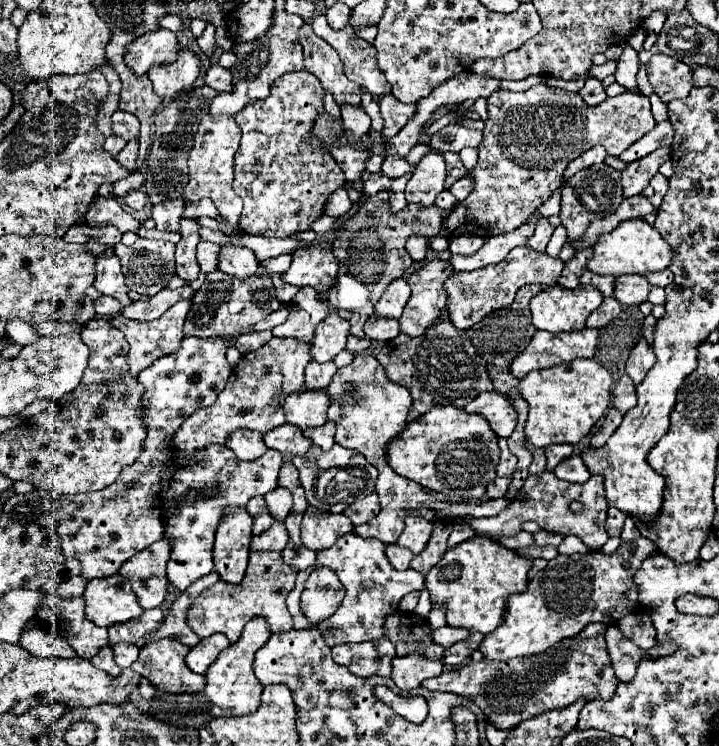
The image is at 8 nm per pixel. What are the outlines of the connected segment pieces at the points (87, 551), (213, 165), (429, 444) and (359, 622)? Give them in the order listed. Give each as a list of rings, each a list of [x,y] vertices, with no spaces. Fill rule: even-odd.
[[[187,336],[183,338],[177,352],[163,356],[161,360],[155,360],[155,364],[145,368],[137,376],[145,390],[139,408],[139,416],[147,430],[141,456],[133,464],[125,466],[121,470],[121,476],[117,476],[117,480],[109,488],[57,498],[55,520],[63,556],[77,558],[81,562],[83,578],[91,580],[115,574],[121,564],[135,552],[151,546],[163,536],[165,524],[157,492],[161,492],[161,472],[165,470],[169,456],[173,454],[173,446],[165,446],[165,440],[173,436],[177,428],[181,428],[187,416],[191,416],[199,408],[211,406],[217,400],[231,374],[231,366],[225,358],[227,348],[229,344],[221,338],[201,340]]]
[[[205,116],[199,124],[199,132],[195,134],[193,150],[189,152],[189,184],[185,186],[185,198],[195,202],[201,198],[211,198],[221,214],[221,222],[225,226],[237,226],[237,220],[241,216],[243,202],[233,192],[233,156],[239,148],[241,140],[241,128],[237,122],[229,116],[221,116],[213,120],[211,116]]]
[[[453,406],[431,408],[425,416],[409,422],[387,446],[387,462],[397,474],[445,494],[449,502],[483,498],[487,484],[495,478],[499,456],[497,436],[493,436],[487,420]]]
[[[349,532],[349,534],[341,536],[341,540],[337,540],[337,544],[333,544],[331,548],[323,548],[321,552],[317,552],[315,566],[297,574],[295,588],[291,590],[291,594],[287,598],[287,608],[289,608],[291,616],[293,616],[293,628],[295,630],[307,630],[311,626],[309,620],[307,620],[307,616],[301,612],[299,598],[303,594],[307,576],[315,568],[327,566],[327,568],[335,570],[337,576],[339,576],[339,580],[343,582],[343,586],[345,586],[345,598],[343,598],[339,610],[331,618],[321,620],[317,624],[317,630],[319,632],[333,630],[331,634],[325,634],[323,636],[325,644],[329,648],[333,648],[333,646],[345,644],[345,642],[365,642],[365,640],[377,640],[377,638],[381,638],[383,636],[385,616],[391,614],[391,612],[397,612],[399,610],[399,600],[407,592],[421,590],[423,588],[423,582],[425,582],[425,576],[423,574],[421,576],[413,576],[411,570],[397,572],[391,566],[391,562],[387,560],[385,548],[387,548],[387,544],[381,542],[381,540],[361,538],[361,536],[355,536],[355,532]]]

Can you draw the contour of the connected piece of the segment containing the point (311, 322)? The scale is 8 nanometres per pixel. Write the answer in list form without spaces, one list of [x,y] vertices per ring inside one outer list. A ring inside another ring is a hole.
[[[301,288],[287,306],[293,312],[285,324],[273,328],[273,336],[309,342],[315,326],[329,314],[329,304],[313,288]]]

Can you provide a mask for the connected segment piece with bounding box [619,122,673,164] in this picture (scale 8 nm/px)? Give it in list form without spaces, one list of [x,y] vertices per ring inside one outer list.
[[[661,122],[649,134],[645,134],[639,142],[633,142],[619,158],[625,164],[629,164],[629,162],[633,162],[637,158],[643,158],[643,156],[651,154],[657,148],[671,146],[671,140],[673,140],[673,128],[671,128],[671,124],[669,122]]]

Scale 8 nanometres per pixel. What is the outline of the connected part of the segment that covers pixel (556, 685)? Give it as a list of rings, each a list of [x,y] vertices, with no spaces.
[[[587,624],[575,638],[561,640],[543,654],[529,658],[513,658],[509,662],[481,660],[443,672],[421,684],[427,690],[453,692],[471,698],[497,728],[515,728],[519,722],[543,714],[547,710],[571,706],[585,696],[587,700],[611,698],[617,678],[605,648],[605,624]]]

